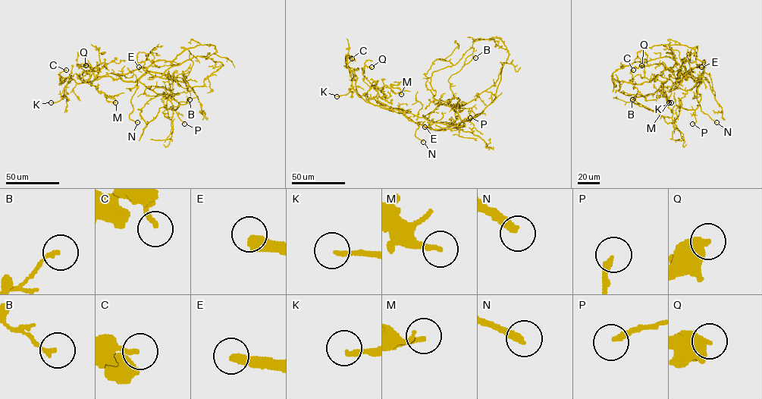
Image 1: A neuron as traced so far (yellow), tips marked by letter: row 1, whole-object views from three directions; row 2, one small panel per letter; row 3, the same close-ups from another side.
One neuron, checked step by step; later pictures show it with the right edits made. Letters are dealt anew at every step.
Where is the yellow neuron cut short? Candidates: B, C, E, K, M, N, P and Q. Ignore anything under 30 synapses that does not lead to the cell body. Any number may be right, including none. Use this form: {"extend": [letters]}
{"extend": ["E", "K", "N"]}

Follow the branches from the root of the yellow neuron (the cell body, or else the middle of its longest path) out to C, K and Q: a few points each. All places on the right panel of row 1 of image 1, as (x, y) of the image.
C: (701, 76), (697, 81), (684, 76), (673, 83), (656, 74), (649, 81), (634, 84), (631, 72), (633, 70)
K: (701, 76), (698, 81), (684, 76), (676, 83), (669, 80), (665, 82), (663, 89), (671, 102)
Q: (701, 76), (698, 81), (689, 76), (680, 80), (678, 71), (666, 69), (661, 64), (641, 65)

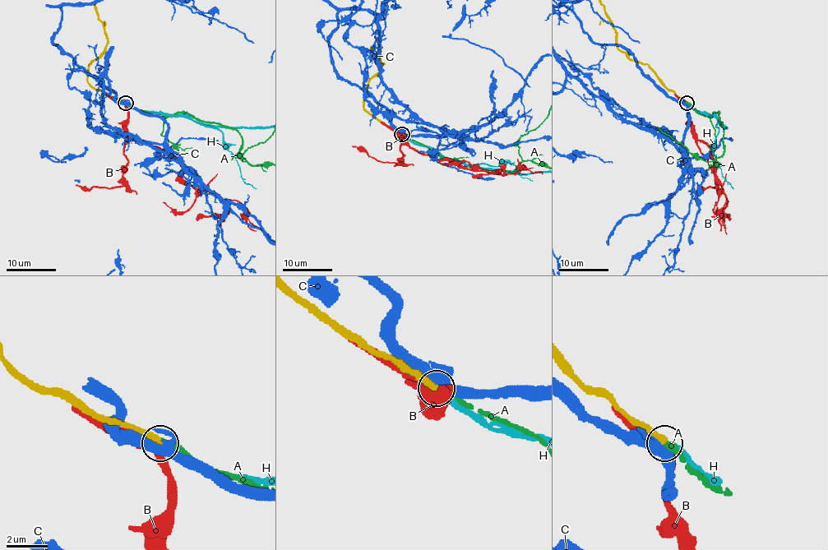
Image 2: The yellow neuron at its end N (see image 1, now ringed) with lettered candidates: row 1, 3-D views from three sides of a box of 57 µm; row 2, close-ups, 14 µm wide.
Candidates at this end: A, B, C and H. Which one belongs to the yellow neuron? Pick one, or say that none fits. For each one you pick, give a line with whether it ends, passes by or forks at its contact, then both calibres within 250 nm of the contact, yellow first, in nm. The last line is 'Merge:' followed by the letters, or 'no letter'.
H: it ends | 320/240 nm
Merge: H

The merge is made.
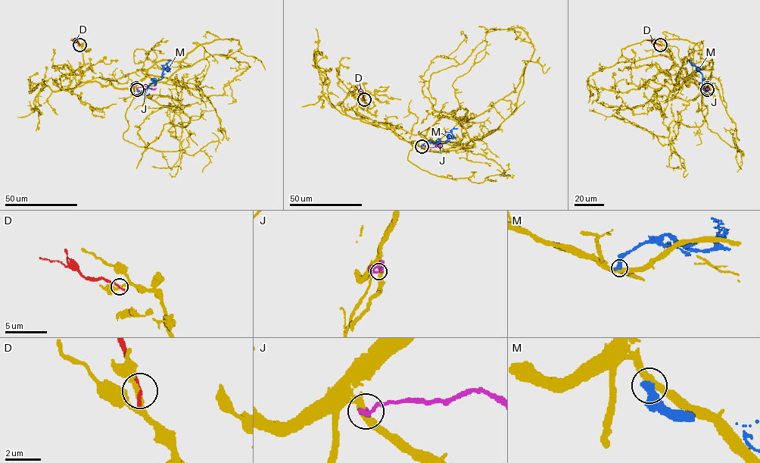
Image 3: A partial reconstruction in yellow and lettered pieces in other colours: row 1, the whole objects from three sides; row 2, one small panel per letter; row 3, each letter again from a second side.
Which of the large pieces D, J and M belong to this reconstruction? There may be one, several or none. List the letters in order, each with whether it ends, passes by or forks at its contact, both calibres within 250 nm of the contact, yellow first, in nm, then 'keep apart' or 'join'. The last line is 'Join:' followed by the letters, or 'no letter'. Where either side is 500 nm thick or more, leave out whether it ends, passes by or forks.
D: it ends | 260/220 nm | keep apart
J: it ends | 400/280 nm | keep apart
M: it ends | 400/440 nm | keep apart
Join: no letter

